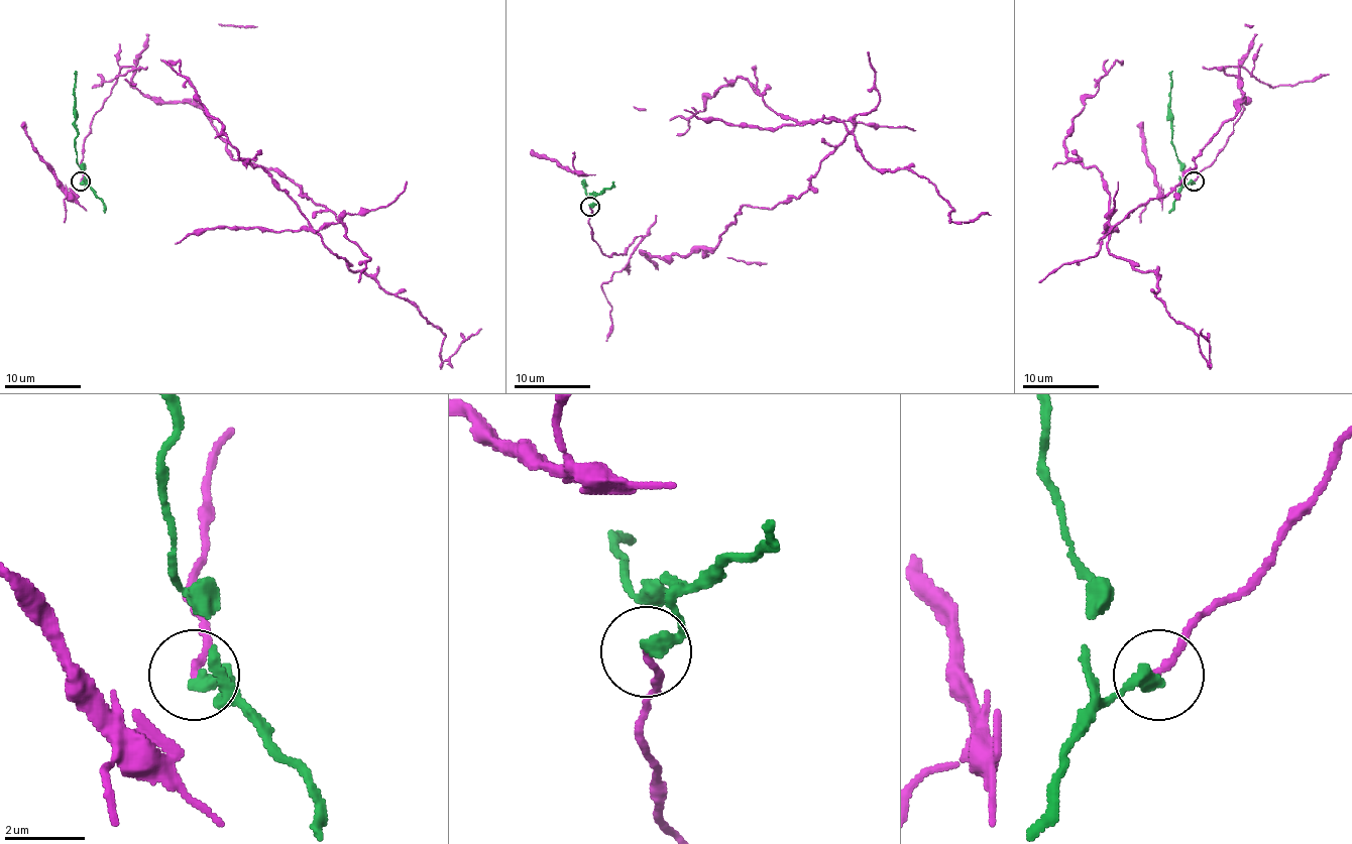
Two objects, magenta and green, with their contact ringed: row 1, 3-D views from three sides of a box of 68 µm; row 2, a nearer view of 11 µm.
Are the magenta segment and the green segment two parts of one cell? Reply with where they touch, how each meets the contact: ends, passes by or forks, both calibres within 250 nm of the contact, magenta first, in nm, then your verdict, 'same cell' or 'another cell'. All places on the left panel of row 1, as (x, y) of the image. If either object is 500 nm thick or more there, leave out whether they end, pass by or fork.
place (81, 182); magenta ends; green ends; calibres 180 and 400 nm; another cell

